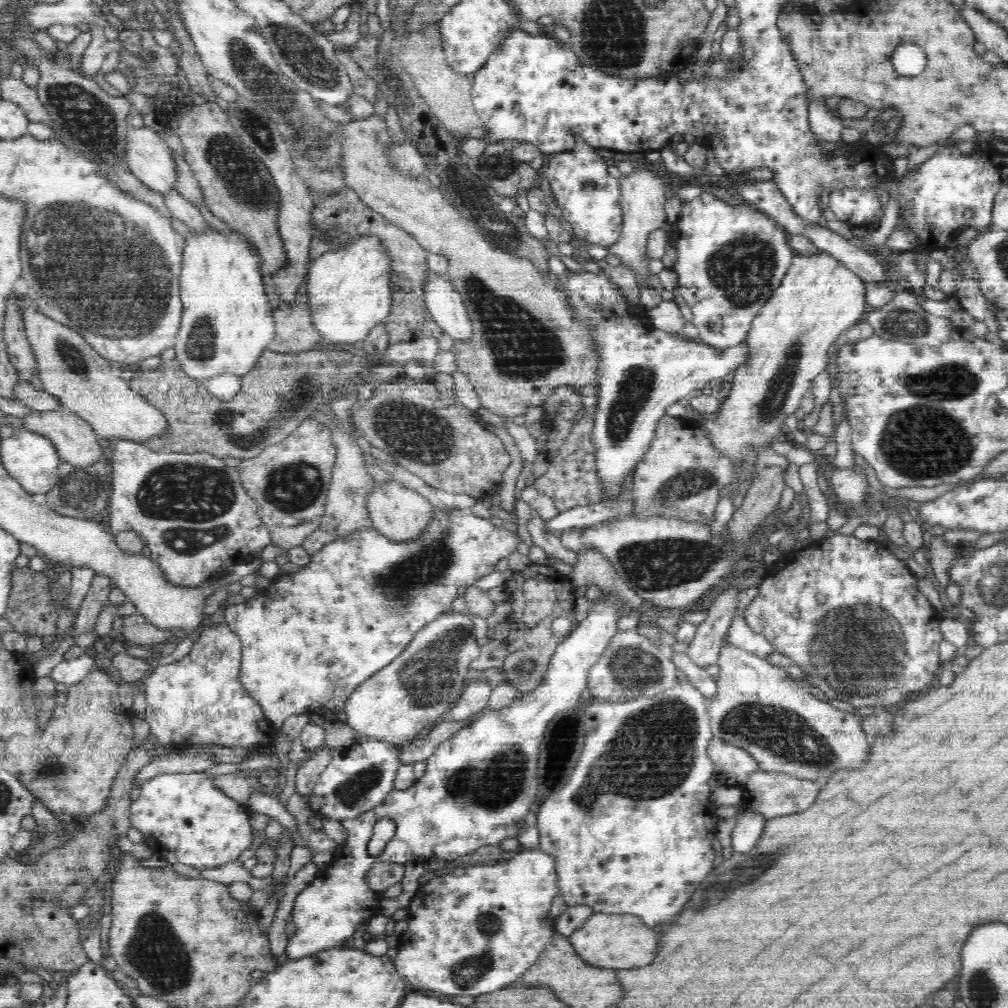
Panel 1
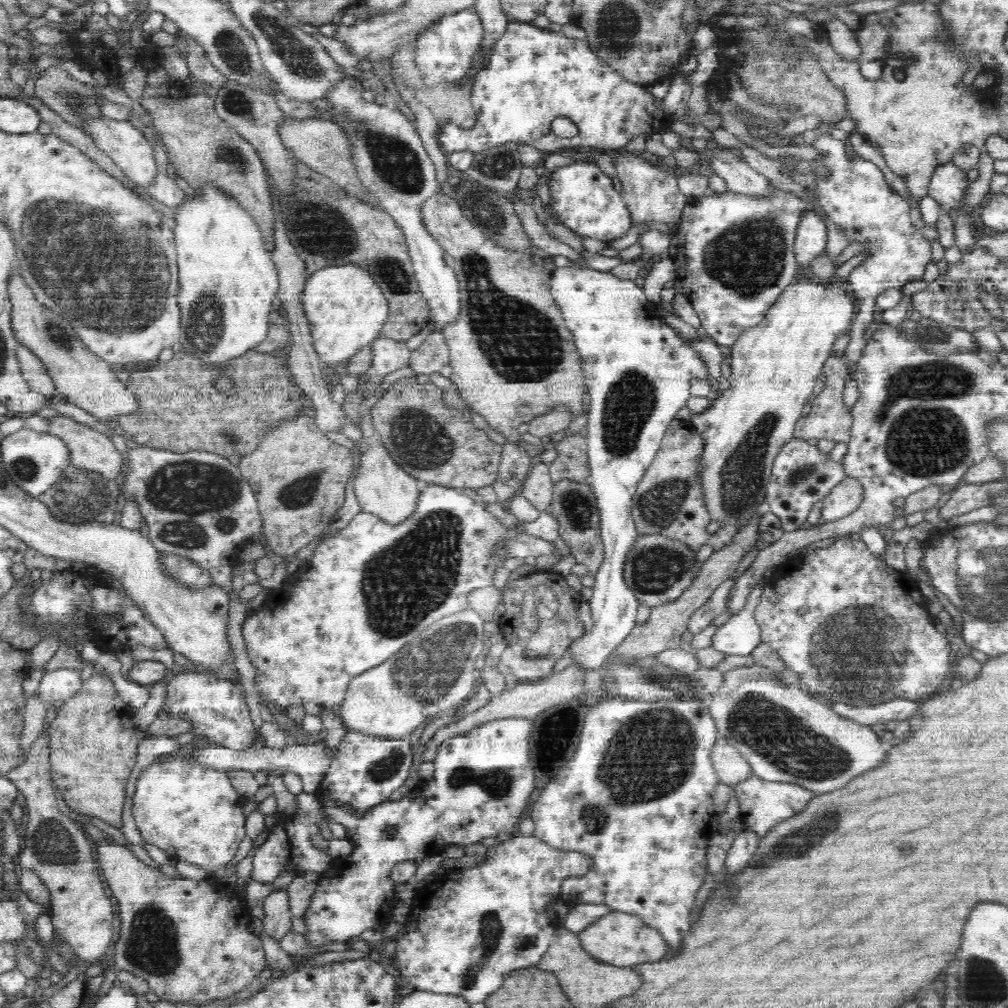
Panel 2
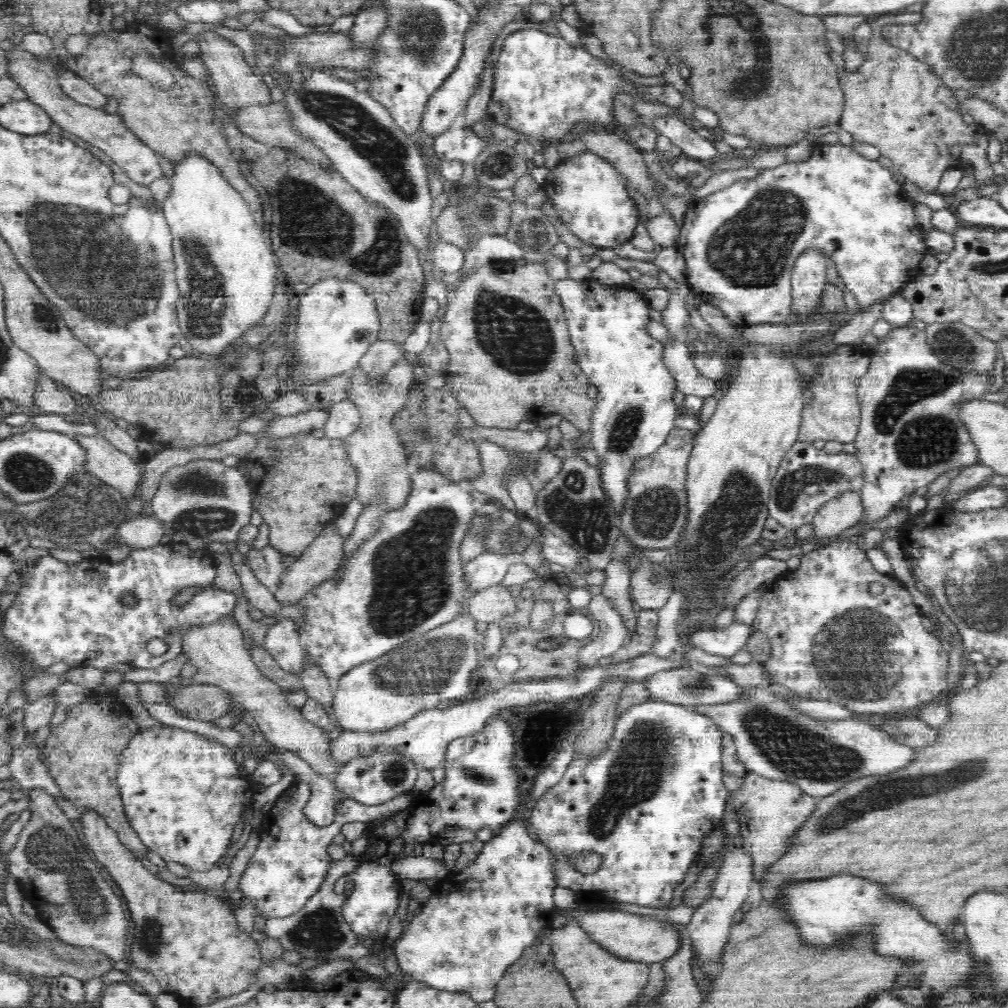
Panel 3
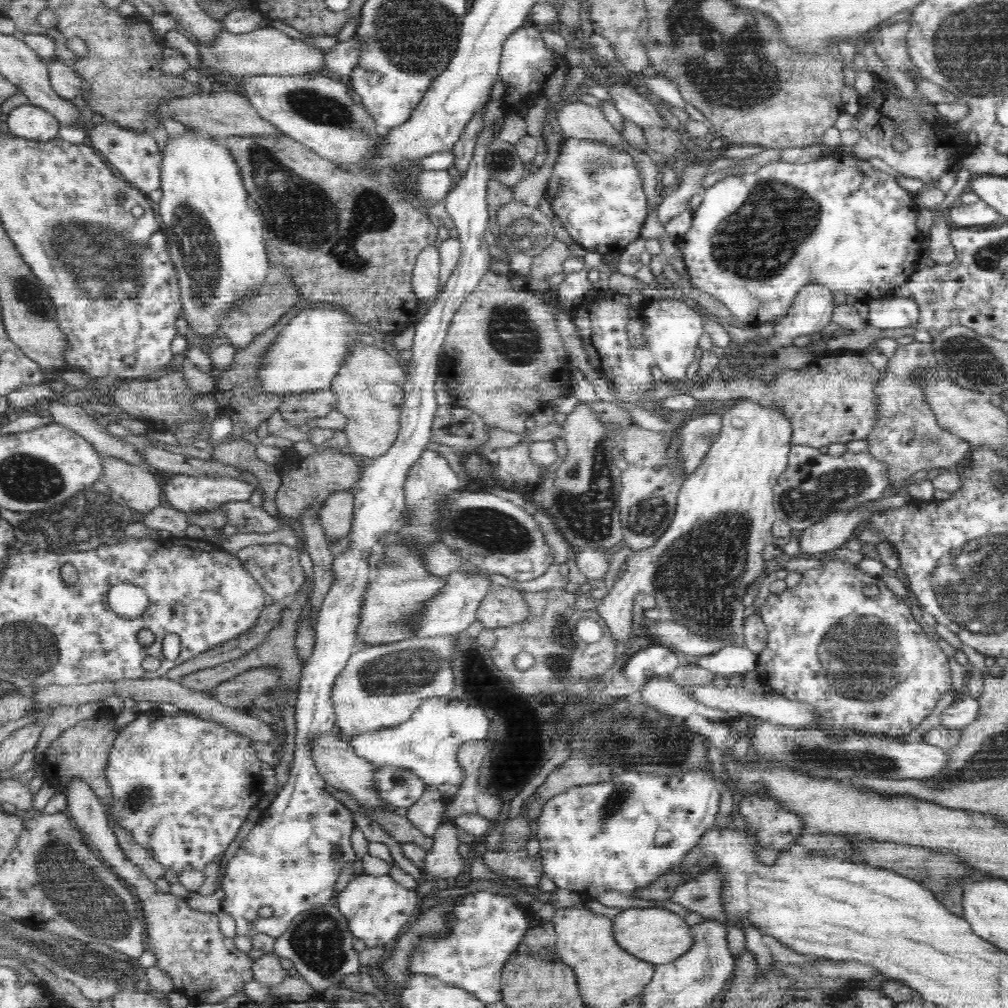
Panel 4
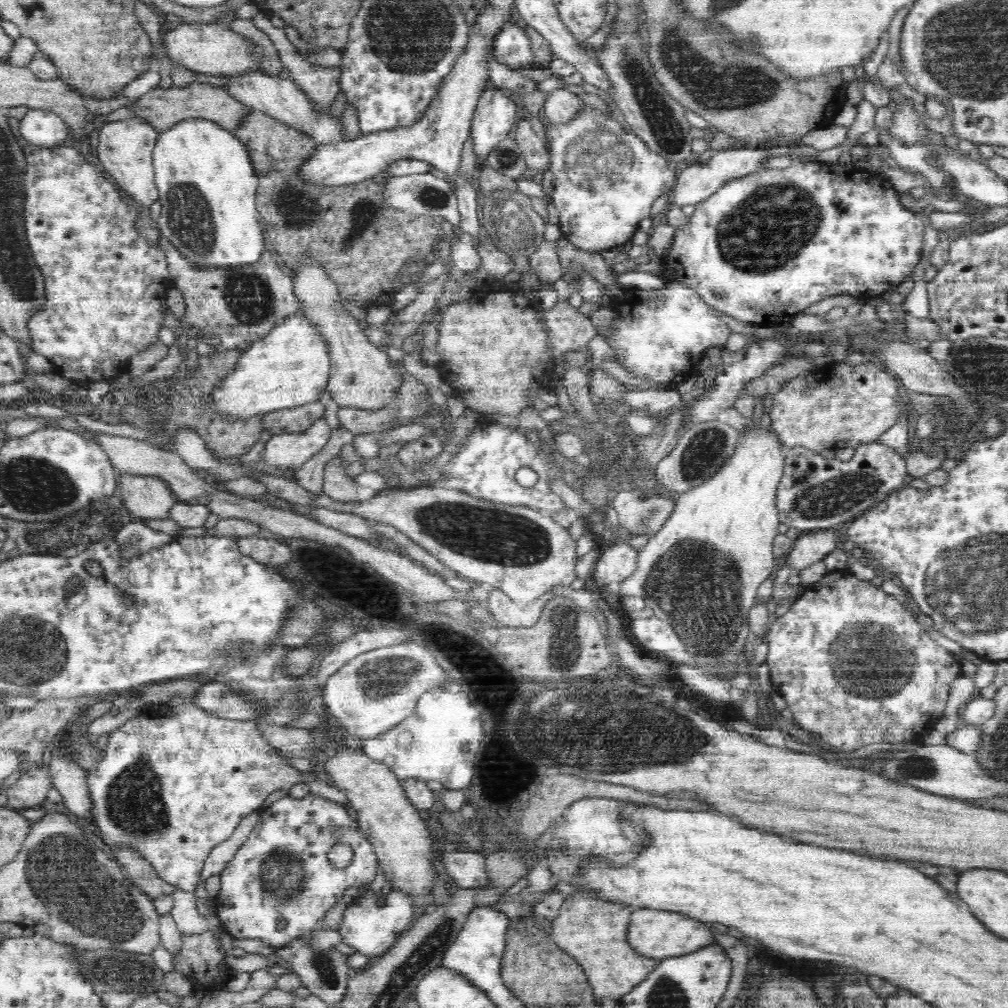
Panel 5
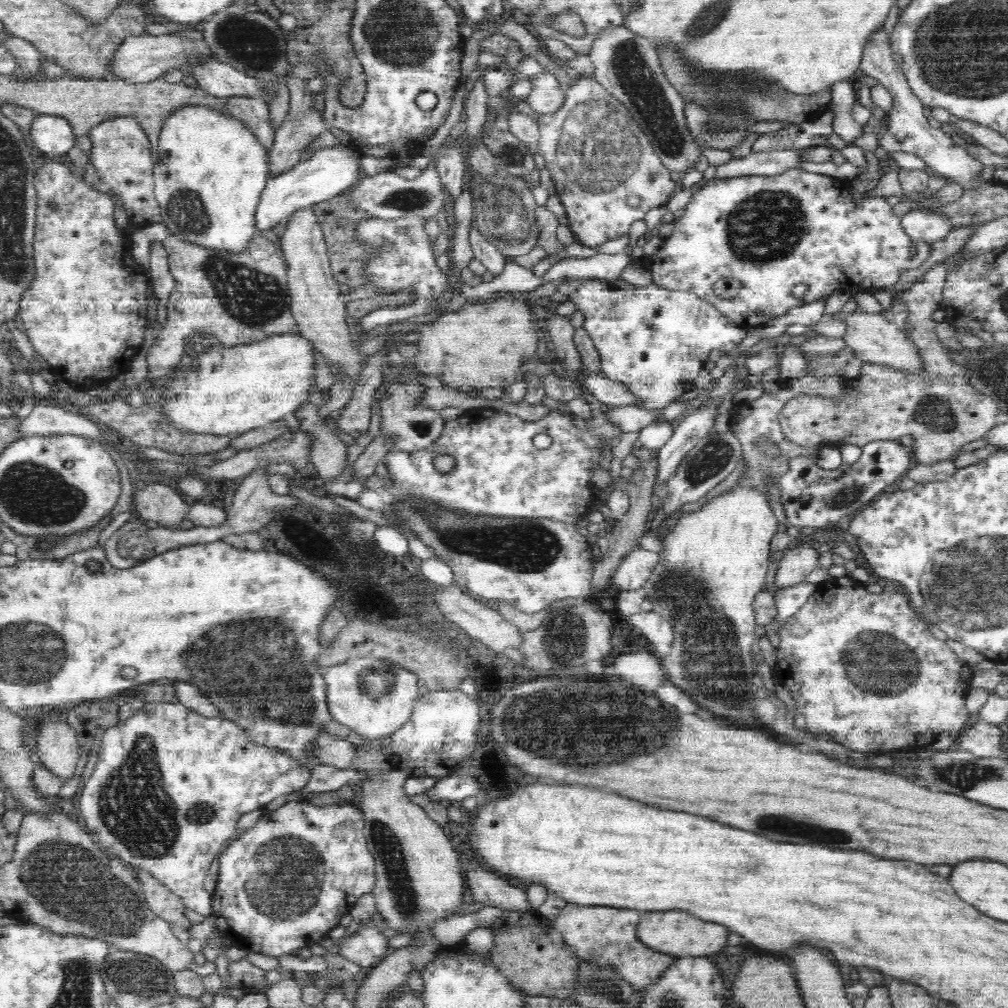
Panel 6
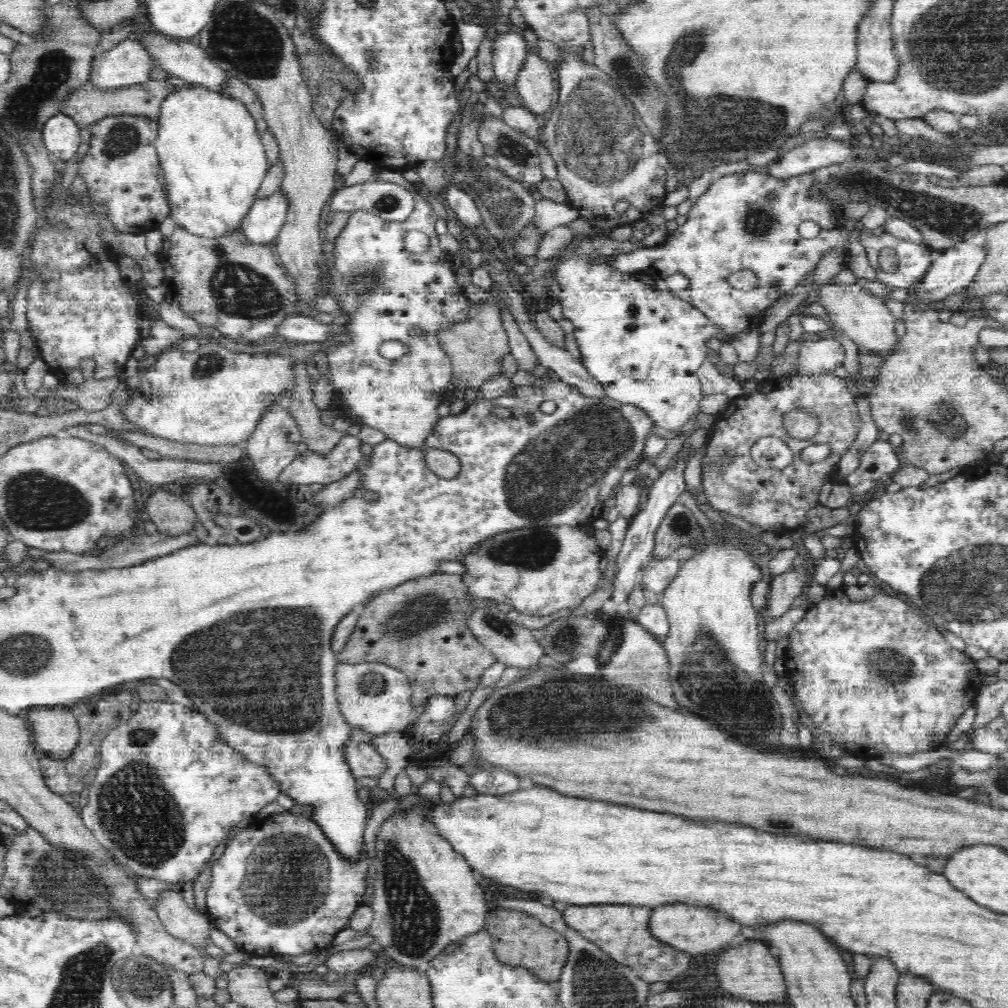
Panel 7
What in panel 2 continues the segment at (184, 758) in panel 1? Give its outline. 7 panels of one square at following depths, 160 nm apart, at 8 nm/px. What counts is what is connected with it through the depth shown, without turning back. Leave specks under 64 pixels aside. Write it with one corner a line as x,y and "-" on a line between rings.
320,741
307,745
285,745
283,749
277,747
250,748
249,750
231,750
221,745
208,745
202,749
196,749
188,755
188,761
194,765
206,765
219,771
247,770
248,772
265,771
270,775
276,772
295,772
303,781
304,791
307,794
314,793
325,778
328,768
332,765
333,752

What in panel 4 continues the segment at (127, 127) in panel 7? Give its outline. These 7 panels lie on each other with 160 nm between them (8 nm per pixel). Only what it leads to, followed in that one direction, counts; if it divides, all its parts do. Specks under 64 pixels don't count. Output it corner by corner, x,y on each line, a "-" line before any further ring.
108,122
100,123
96,127
92,125
87,131
87,136
90,138
90,146
100,156
106,158
107,162
112,164
114,168
118,168
120,176
134,188
141,190
146,195
152,190
161,188
162,153
150,131
138,133
138,131

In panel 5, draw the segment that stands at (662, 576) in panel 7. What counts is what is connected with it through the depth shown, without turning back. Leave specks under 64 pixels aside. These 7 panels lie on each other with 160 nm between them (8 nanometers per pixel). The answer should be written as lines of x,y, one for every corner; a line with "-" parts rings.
607,543
599,546
601,557
595,564
592,576
602,586
615,589
634,574
635,563
638,560
638,550
630,543

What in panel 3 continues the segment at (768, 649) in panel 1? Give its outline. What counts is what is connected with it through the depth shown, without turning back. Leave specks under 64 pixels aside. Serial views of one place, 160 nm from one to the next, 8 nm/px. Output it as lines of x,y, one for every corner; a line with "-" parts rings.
734,620
729,626
721,629
692,630
685,640
695,650
701,648
704,652
718,656
732,657
738,650
744,648
754,627

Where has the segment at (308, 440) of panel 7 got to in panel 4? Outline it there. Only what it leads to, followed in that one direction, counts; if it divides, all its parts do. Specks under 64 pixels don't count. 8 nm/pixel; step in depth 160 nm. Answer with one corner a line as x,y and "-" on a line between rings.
352,490
332,494
319,510
321,526
326,531
326,540
331,542
348,536
351,531
354,516
355,495

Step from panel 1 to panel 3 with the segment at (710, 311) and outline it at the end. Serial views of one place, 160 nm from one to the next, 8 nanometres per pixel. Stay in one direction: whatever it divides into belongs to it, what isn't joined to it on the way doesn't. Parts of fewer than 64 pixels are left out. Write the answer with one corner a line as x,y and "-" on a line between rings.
814,144
813,153
808,161
799,164
782,164
778,168
764,169
752,179
741,179
733,182
727,188
718,190
714,193
702,197
694,198
685,215
685,221
680,227
680,237
678,238
674,248
685,257
686,264
686,284
689,290
698,294
700,300
715,305
724,313
729,321
732,321
738,328
746,328
746,324
756,324
767,326
768,324
779,324
785,322
789,318
792,308
792,268
796,265
798,257
805,251
822,251
828,263
832,261
836,267
836,272
842,279
845,288
850,290
858,301
859,311
868,310
870,306
874,306
876,302
882,298
896,293
904,285
912,281
920,274
920,262
928,253
924,247
924,234
919,228
916,220
916,202
906,195
902,185
896,180
890,170
880,165
877,160
868,160
854,150
854,146
838,144

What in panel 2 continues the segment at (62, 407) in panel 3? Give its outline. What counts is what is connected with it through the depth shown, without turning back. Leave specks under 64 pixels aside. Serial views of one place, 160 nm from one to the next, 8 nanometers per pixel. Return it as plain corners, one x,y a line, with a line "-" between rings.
19,344
16,357
20,361
22,375
30,389
47,397
56,392
44,363
26,345

